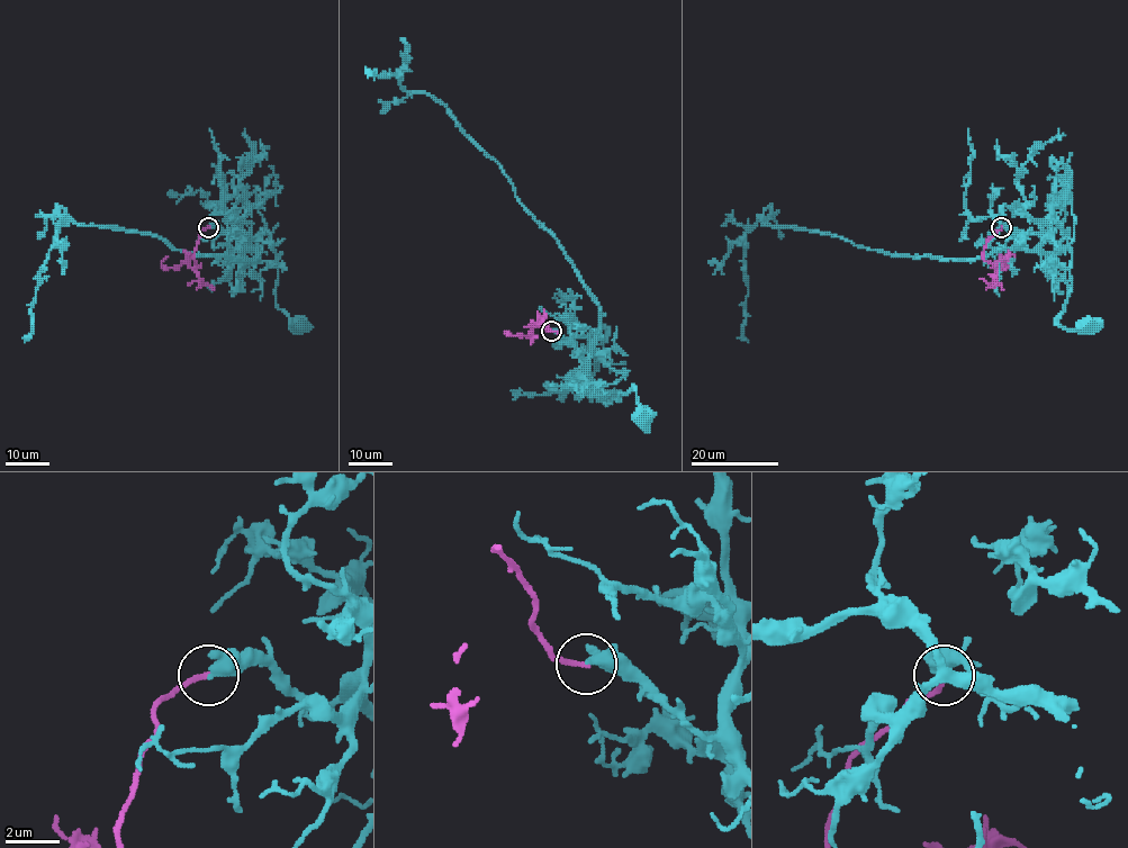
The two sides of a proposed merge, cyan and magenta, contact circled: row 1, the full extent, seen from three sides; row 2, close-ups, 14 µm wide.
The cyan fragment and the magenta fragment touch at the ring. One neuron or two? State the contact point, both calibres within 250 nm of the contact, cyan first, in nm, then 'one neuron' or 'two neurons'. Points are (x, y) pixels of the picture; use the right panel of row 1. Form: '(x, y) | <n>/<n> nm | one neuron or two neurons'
(1001, 227) | 440/200 nm | two neurons

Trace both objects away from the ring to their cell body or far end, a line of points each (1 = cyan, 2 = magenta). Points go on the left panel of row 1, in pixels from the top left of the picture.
1: (209, 227), (242, 234), (234, 222), (235, 204), (256, 195), (276, 254), (276, 305), (295, 330), (300, 324)
2: (209, 227), (197, 242), (195, 268), (188, 260), (163, 267), (168, 256)

